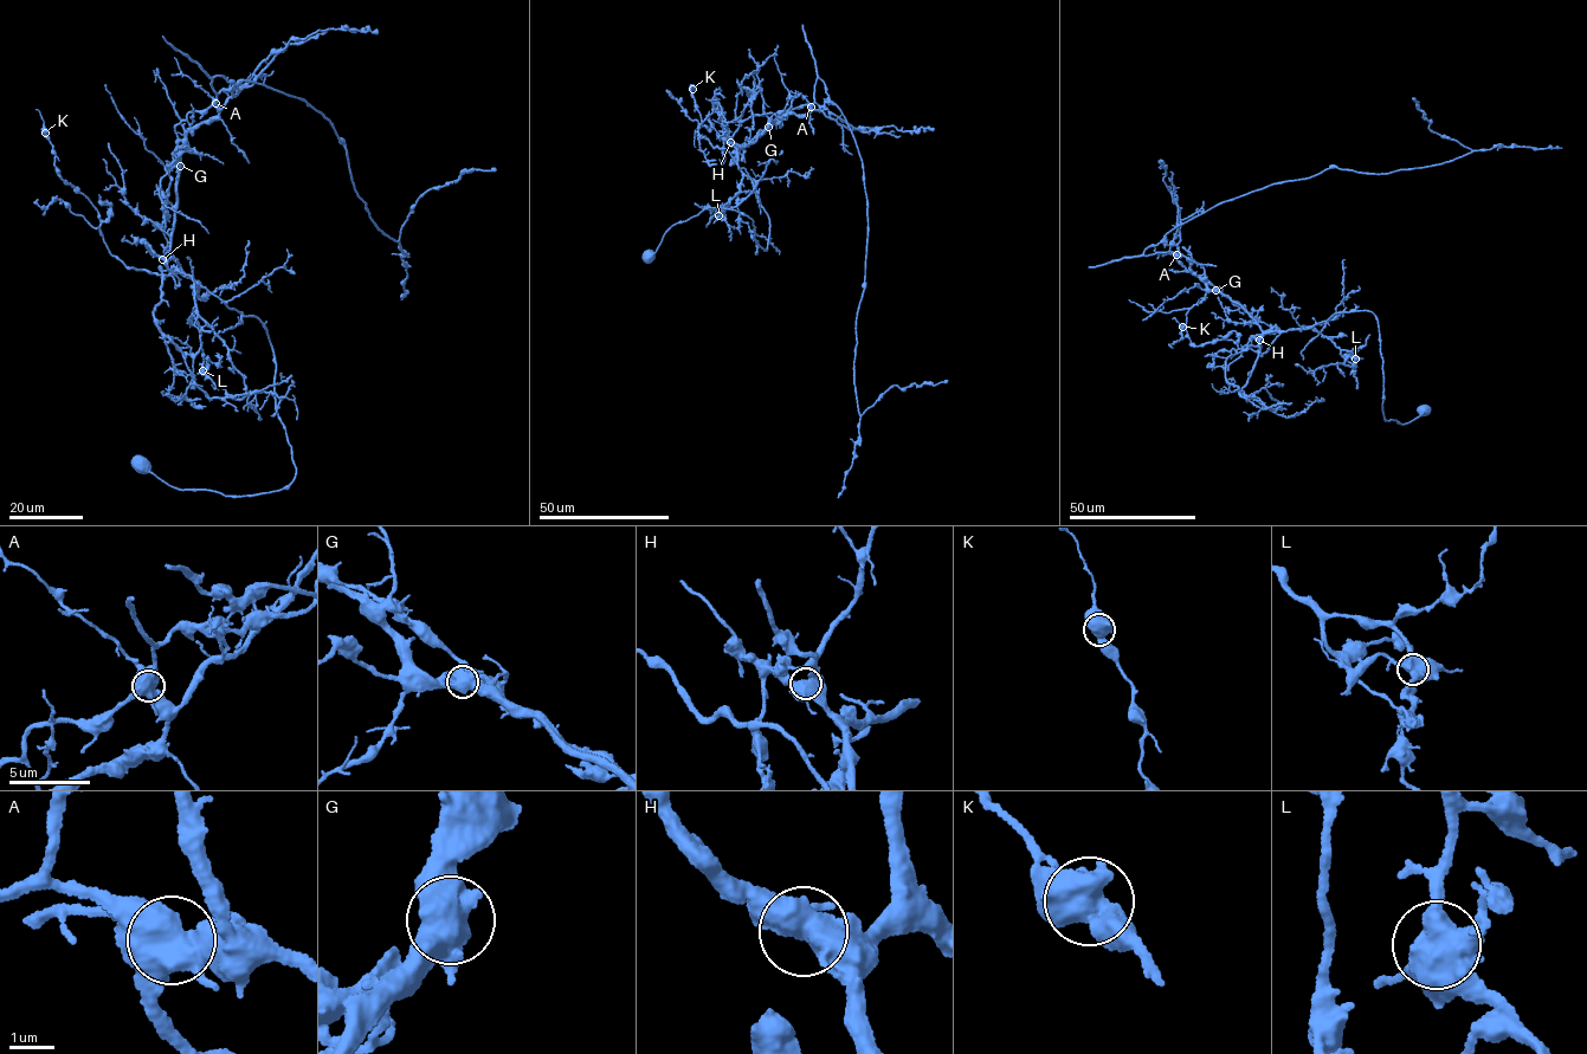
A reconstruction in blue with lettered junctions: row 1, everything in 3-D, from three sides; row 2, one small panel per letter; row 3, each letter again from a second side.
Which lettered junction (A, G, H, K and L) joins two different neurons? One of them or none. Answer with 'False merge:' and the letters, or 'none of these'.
False merge: A

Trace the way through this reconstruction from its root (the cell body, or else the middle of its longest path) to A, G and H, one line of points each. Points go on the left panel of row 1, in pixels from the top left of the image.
A: (140, 461), (172, 486), (226, 496), (282, 490), (296, 473), (263, 325), (171, 253), (187, 115), (214, 103)
G: (140, 461), (172, 486), (226, 496), (282, 490), (296, 473), (263, 325), (188, 277), (171, 253), (180, 166)
H: (140, 461), (172, 486), (226, 496), (282, 490), (296, 473), (263, 325), (162, 259)

